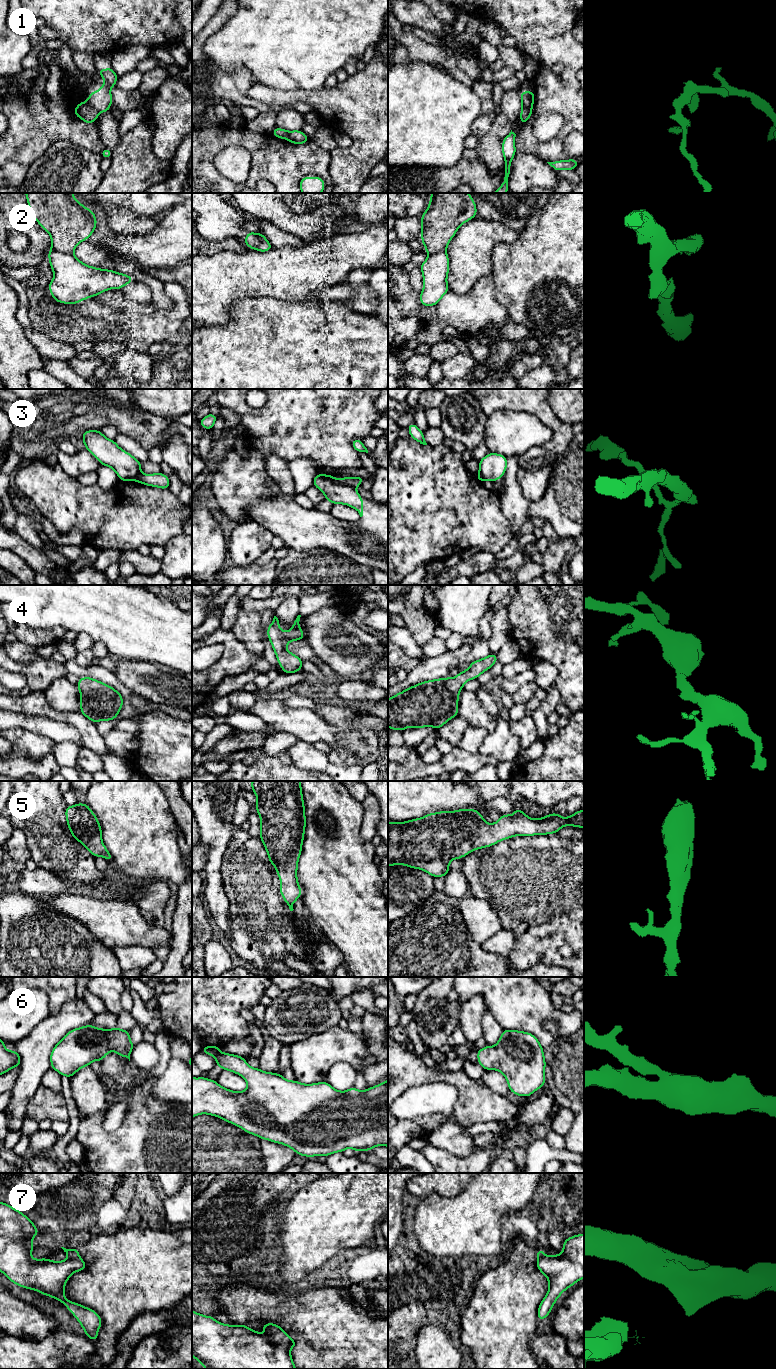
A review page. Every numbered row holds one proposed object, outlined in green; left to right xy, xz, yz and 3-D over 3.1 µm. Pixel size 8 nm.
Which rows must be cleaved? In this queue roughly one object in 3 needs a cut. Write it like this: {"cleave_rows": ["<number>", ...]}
{"cleave_rows": ["1", "2", "3", "7"]}

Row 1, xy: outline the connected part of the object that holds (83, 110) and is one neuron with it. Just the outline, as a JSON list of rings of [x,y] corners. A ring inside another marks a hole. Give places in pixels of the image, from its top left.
[[[79,102],[74,109],[74,115],[79,117],[86,124],[91,124],[98,119],[99,112],[91,107],[87,102]]]

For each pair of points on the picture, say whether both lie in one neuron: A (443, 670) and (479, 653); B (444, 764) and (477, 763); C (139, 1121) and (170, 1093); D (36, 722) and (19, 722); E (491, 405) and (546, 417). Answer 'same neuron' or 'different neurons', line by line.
A: same neuron
B: same neuron
C: different neurons
D: same neuron
E: same neuron

